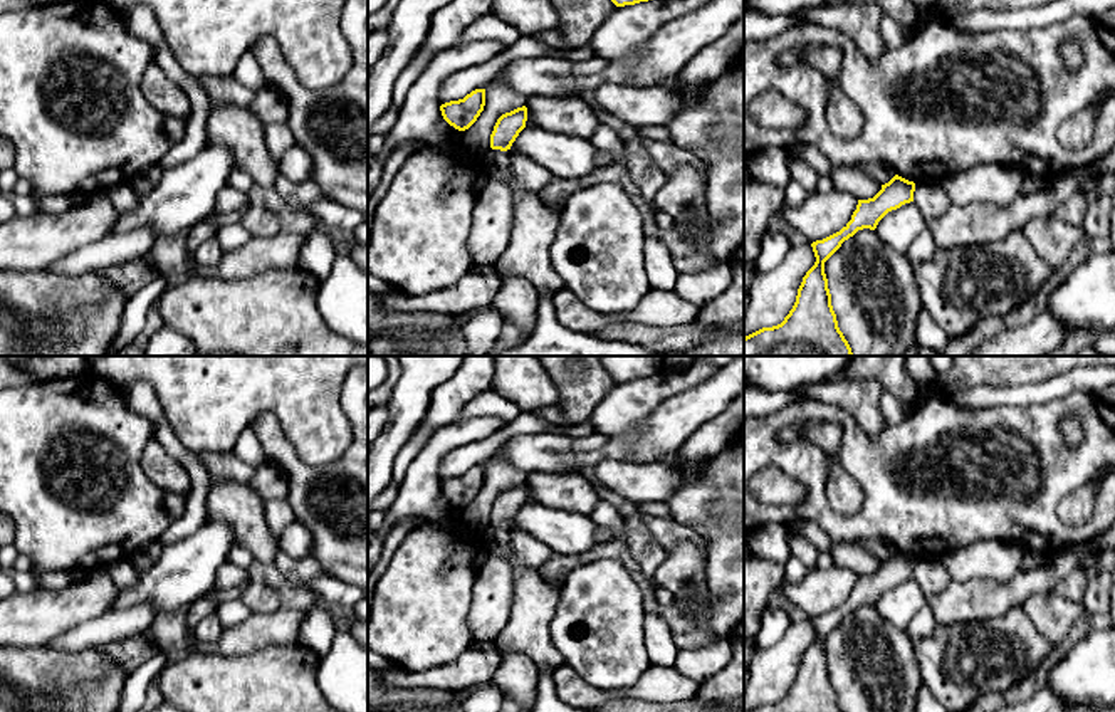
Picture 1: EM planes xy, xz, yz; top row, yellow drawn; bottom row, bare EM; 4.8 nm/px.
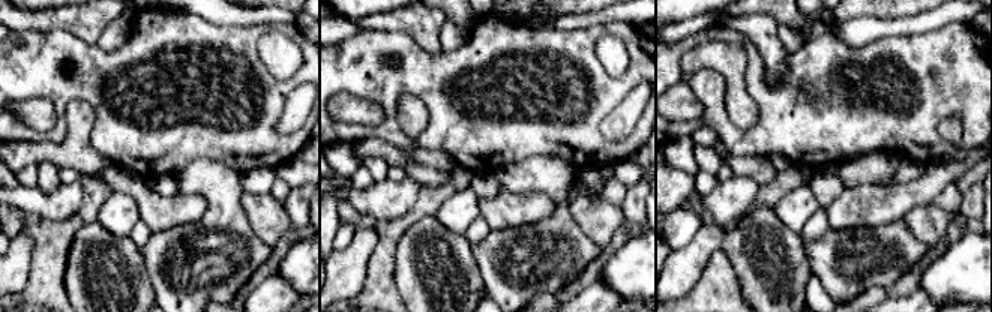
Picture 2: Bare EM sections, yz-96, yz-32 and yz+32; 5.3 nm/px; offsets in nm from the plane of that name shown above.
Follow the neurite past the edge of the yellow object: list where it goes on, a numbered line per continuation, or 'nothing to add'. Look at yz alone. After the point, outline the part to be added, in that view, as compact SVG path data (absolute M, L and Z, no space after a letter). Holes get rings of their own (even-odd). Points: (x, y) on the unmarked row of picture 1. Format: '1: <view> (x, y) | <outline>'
nothing to add

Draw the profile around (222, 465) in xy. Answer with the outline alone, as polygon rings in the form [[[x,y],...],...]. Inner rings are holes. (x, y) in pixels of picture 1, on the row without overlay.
[[[233,450],[228,452],[202,452],[196,458],[207,467],[212,482],[238,482],[250,485],[255,469],[245,463]]]

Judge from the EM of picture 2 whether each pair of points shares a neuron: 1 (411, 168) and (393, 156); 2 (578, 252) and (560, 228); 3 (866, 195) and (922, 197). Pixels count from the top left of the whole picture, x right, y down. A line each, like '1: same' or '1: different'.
1: different
2: same
3: same

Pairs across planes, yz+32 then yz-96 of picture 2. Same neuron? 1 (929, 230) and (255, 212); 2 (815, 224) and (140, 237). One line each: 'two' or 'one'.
1: one
2: one

